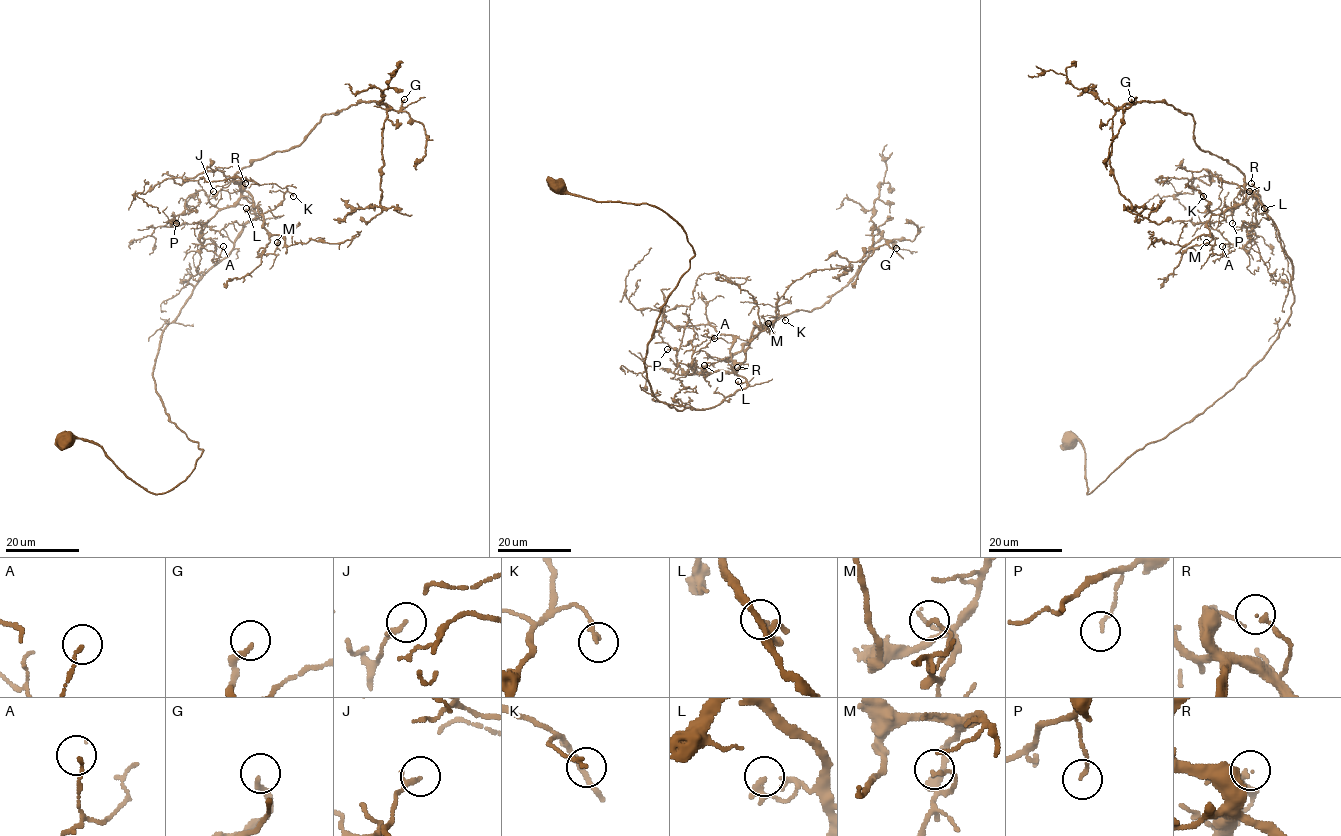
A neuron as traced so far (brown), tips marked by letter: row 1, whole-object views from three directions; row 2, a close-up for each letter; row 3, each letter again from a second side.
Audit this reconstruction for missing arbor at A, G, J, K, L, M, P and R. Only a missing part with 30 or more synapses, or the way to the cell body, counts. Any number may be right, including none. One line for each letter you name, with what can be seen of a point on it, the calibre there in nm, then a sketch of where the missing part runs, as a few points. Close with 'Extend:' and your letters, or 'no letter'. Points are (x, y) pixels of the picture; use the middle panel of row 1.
Extend: no letter

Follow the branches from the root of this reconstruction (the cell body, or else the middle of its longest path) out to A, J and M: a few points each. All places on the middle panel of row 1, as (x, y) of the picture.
A: (559, 182), (655, 205), (692, 248), (647, 348), (659, 400), (709, 409), (747, 386), (691, 368), (714, 338)
J: (559, 182), (681, 227), (694, 255), (644, 367), (677, 411), (747, 386), (704, 365)
M: (559, 182), (655, 205), (692, 248), (647, 348), (659, 400), (709, 409), (743, 389), (734, 367), (768, 323)

